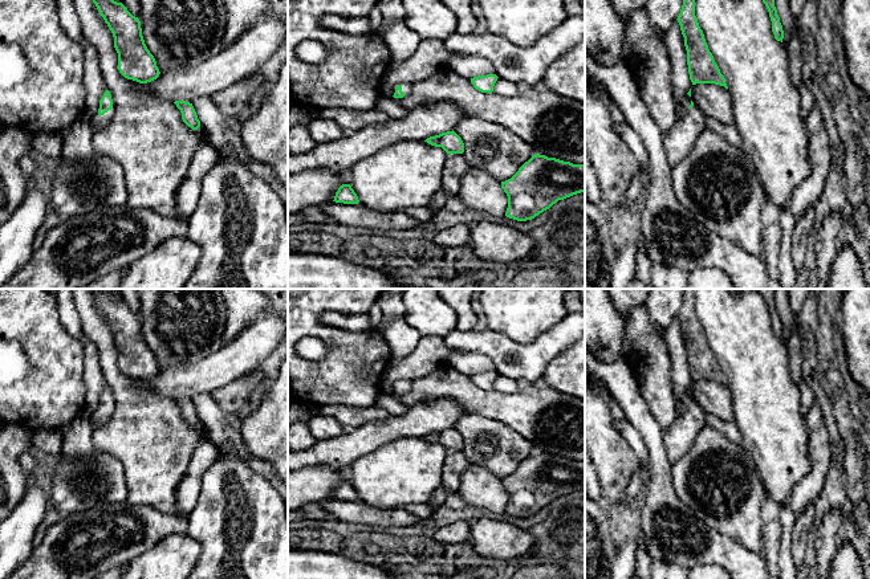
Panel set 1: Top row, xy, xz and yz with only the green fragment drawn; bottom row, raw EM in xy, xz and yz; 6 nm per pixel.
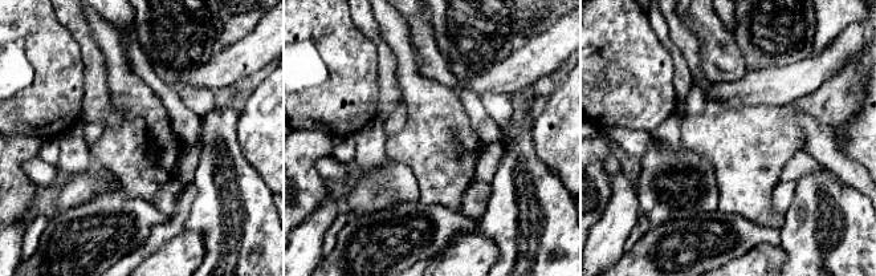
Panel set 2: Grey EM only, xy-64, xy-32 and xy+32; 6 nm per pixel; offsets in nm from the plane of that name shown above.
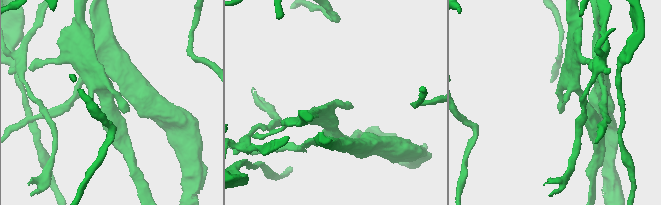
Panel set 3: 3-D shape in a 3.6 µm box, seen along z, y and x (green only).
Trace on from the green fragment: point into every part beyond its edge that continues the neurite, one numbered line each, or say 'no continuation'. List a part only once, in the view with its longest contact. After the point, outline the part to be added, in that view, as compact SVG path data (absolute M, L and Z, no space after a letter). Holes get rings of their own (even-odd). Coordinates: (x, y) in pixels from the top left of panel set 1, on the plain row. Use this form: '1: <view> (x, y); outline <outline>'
1: xy (104, 416); outline M113 397L113 404L107 408L107 409L105 409L103 412L98 412L98 409L93 413L93 423L94 424L103 424L103 423L106 423L109 419L110 419L110 416L111 416L111 413L113 413L113 411L114 411L114 407L115 407L115 401L114 401L114 397Z

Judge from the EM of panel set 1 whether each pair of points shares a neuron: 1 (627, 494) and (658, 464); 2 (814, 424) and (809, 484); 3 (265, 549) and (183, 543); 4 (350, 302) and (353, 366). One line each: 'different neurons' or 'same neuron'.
1: different neurons
2: same neuron
3: different neurons
4: same neuron

